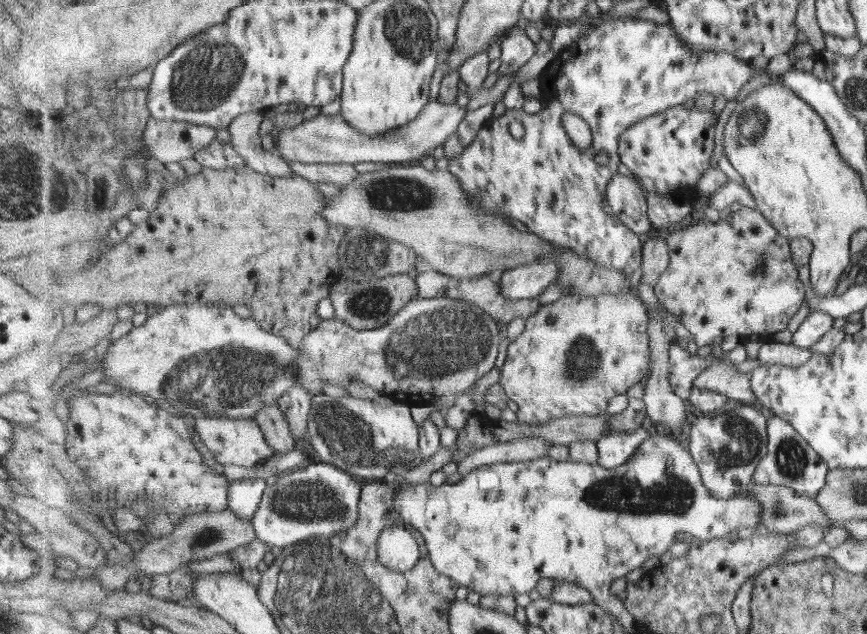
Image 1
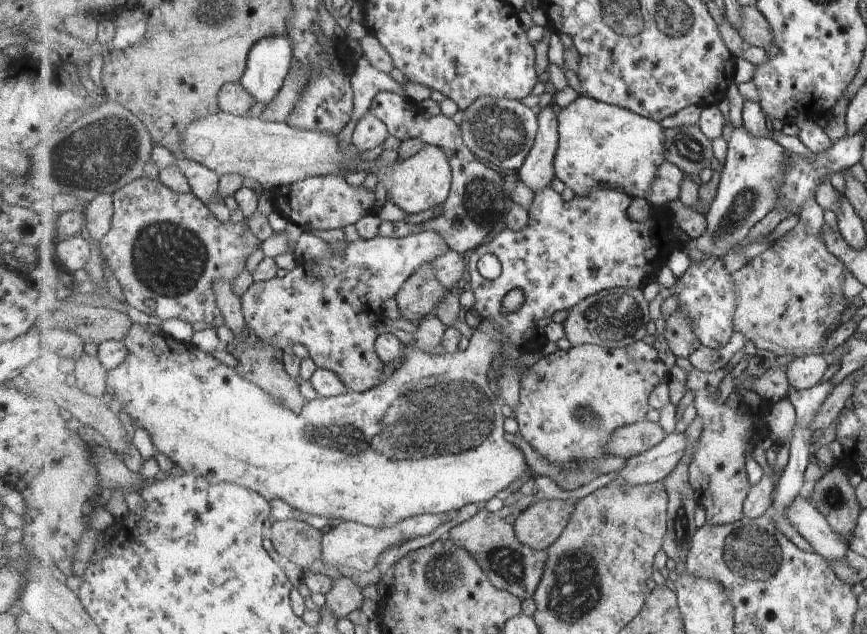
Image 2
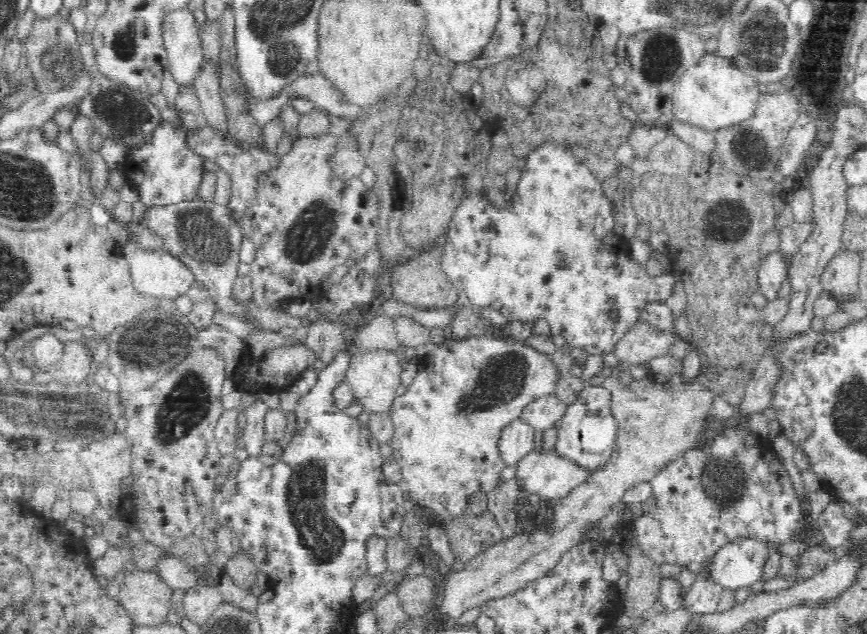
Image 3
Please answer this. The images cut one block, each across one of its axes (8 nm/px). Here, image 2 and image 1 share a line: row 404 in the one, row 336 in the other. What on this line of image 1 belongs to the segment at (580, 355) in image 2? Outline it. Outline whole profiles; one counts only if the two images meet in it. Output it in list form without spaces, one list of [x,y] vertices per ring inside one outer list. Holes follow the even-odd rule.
[[[625,290],[621,294],[602,294],[601,296],[582,296],[581,294],[569,294],[556,300],[554,303],[546,303],[534,315],[526,320],[526,329],[508,346],[507,357],[502,368],[501,386],[508,393],[509,398],[519,407],[517,418],[527,424],[549,424],[550,420],[559,420],[561,417],[571,415],[595,416],[607,412],[610,400],[614,396],[627,394],[631,386],[635,386],[639,380],[643,380],[649,372],[649,361],[652,360],[650,349],[649,321],[650,314],[640,297],[635,297]]]

